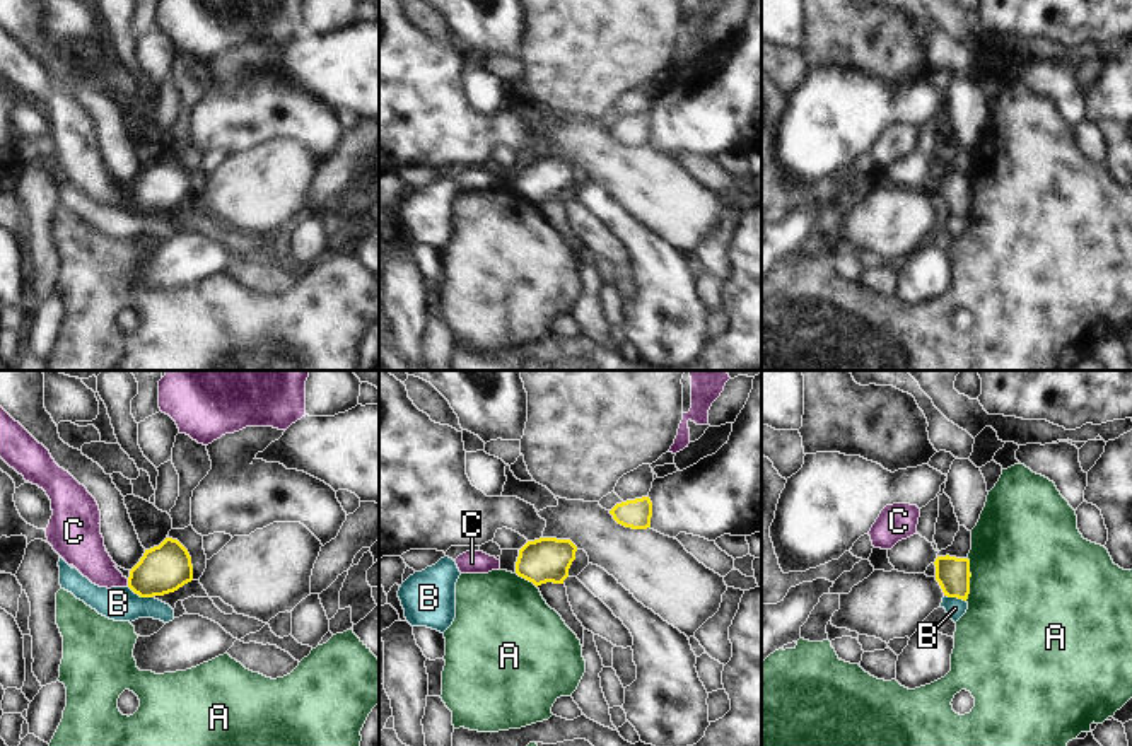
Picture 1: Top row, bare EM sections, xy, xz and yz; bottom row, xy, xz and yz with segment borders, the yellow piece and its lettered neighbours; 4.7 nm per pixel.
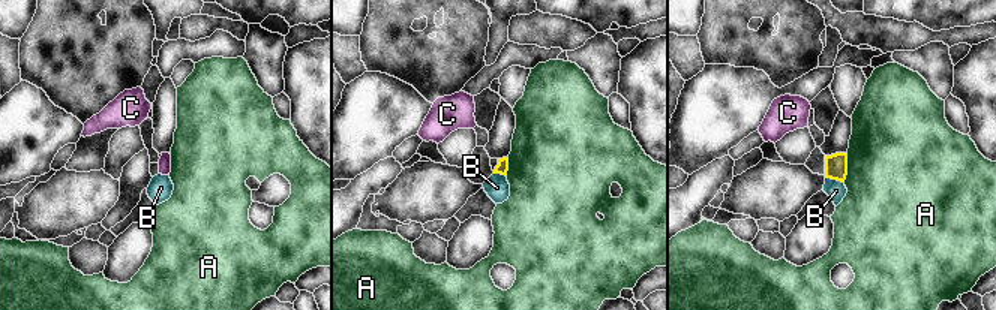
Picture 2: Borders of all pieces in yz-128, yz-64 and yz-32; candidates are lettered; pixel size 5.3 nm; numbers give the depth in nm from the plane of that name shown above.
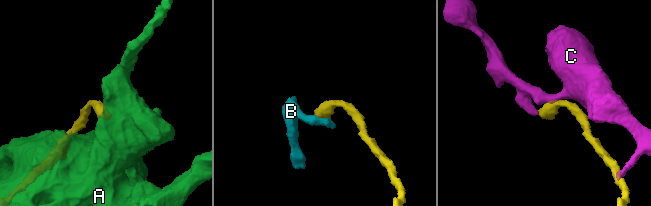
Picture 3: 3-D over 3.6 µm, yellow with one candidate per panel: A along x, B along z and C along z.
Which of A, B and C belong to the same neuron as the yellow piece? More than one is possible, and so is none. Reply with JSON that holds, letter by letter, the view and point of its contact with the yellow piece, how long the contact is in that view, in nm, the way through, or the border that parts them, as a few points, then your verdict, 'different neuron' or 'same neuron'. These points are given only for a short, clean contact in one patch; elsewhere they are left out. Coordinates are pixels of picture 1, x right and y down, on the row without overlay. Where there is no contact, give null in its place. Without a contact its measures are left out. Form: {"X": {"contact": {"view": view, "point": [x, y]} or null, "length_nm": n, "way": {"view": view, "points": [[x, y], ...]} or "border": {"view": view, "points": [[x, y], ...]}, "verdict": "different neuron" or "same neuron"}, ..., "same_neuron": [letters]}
{"A": {"contact": {"view": "yz", "point": [968, 197]}, "length_nm": 200, "verdict": "different neuron"}, "B": {"contact": {"view": "xy", "point": [140, 214]}, "length_nm": 140, "border": {"view": "xy", "points": [[127, 203], [140, 214], [152, 215]]}, "verdict": "different neuron"}, "C": {"contact": {"view": "xy", "point": [128, 200]}, "length_nm": 30, "verdict": "different neuron"}, "same_neuron": []}

